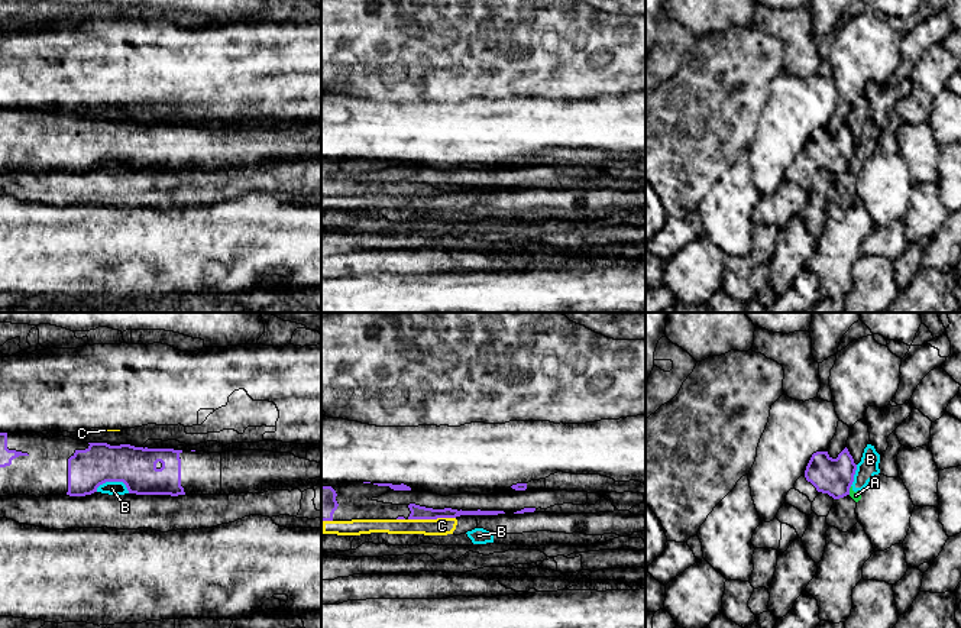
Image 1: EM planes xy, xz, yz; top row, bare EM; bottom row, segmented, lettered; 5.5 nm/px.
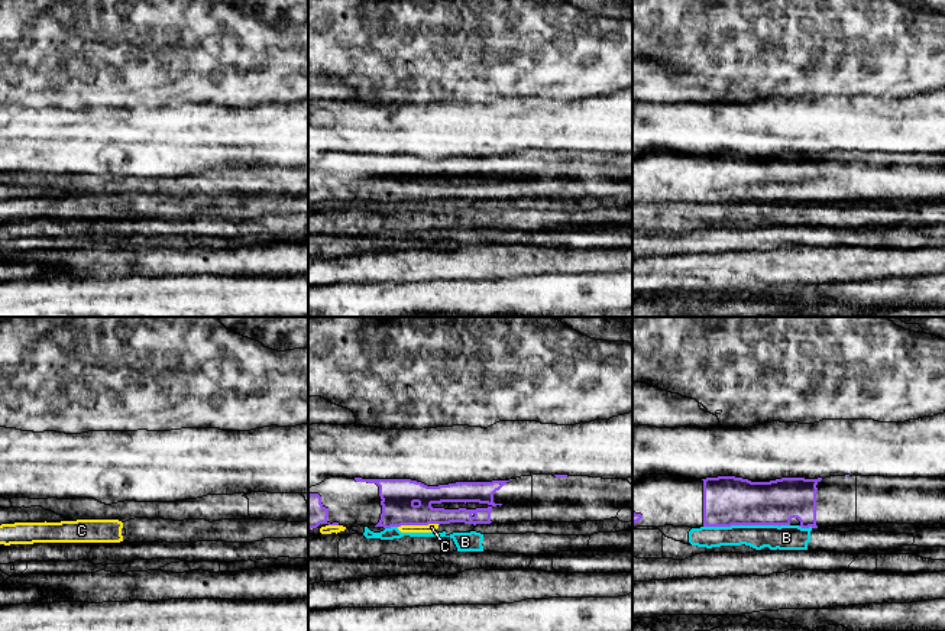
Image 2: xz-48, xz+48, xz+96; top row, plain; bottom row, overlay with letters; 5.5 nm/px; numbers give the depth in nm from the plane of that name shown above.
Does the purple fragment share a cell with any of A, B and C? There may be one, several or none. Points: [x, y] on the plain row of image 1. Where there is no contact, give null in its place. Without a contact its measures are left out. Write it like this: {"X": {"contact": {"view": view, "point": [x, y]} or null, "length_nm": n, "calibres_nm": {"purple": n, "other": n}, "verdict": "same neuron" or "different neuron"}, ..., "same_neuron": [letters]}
{"A": {"contact": {"view": "yz", "point": [848, 167]}, "length_nm": 50, "calibres_nm": {"purple": 200, "other": 50}, "verdict": "different neuron"}, "B": {"contact": {"view": "xy", "point": [113, 156]}, "length_nm": 190, "calibres_nm": {"purple": 220, "other": 80}, "verdict": "different neuron"}, "C": {"contact": {"view": "xz", "point": [432, 194]}, "length_nm": 260, "calibres_nm": {"purple": 80, "other": 100}, "verdict": "different neuron"}, "same_neuron": []}

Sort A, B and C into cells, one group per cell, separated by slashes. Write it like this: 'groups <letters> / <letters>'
groups A B / C

